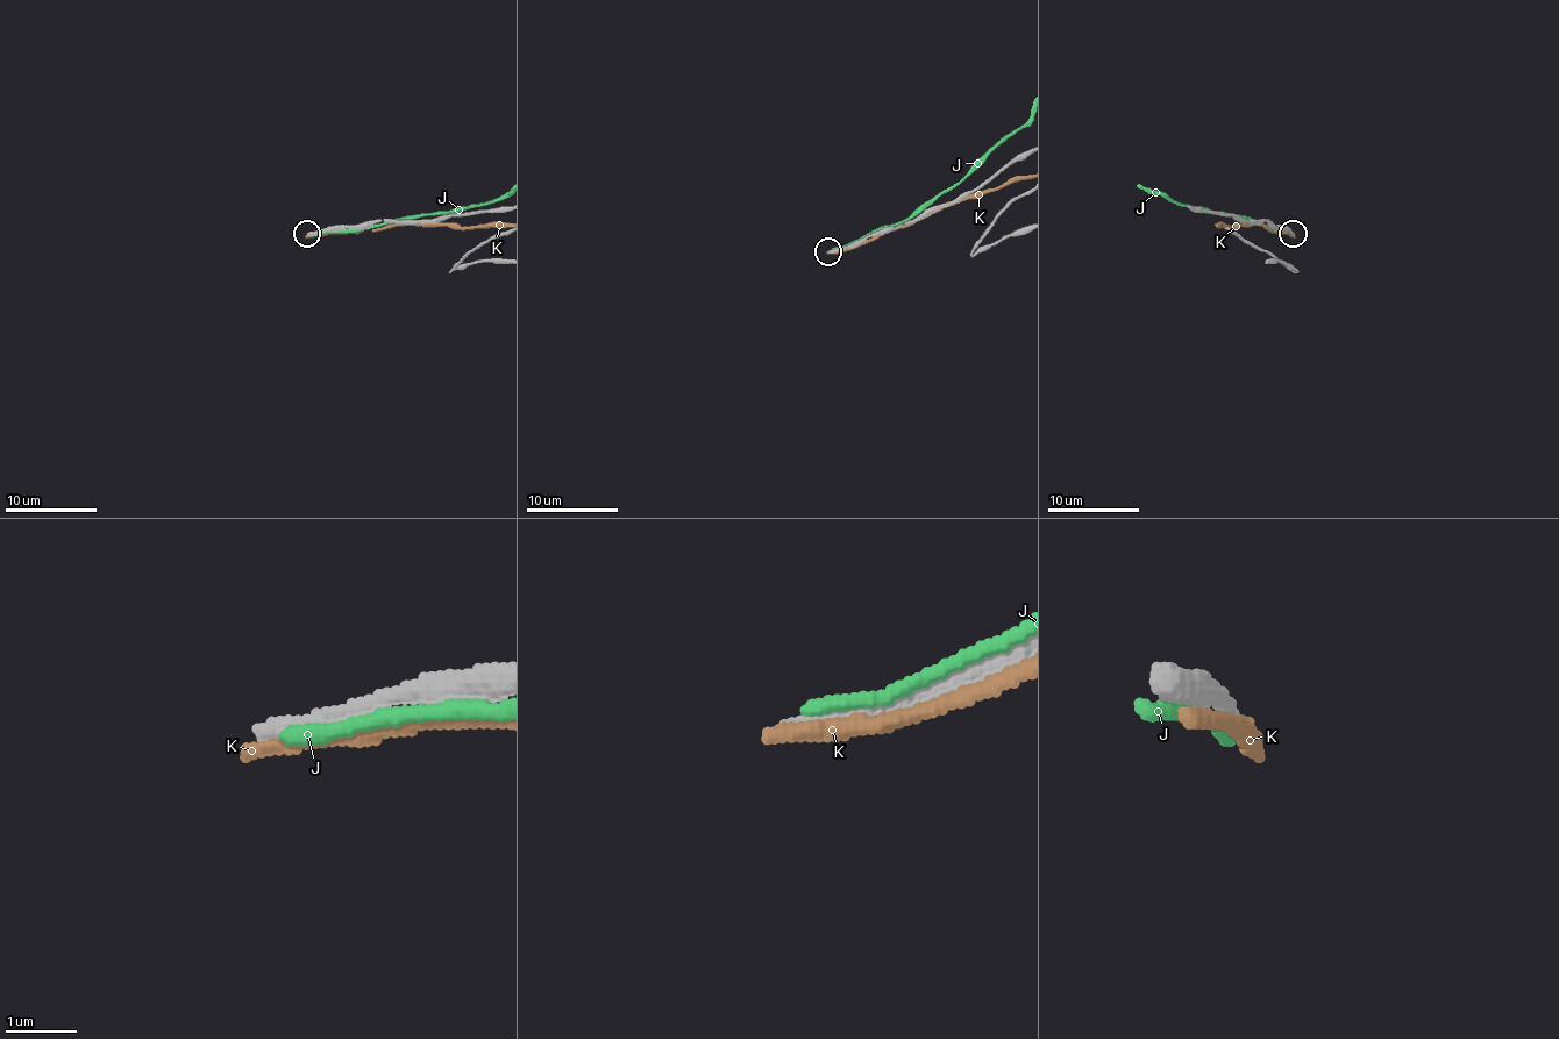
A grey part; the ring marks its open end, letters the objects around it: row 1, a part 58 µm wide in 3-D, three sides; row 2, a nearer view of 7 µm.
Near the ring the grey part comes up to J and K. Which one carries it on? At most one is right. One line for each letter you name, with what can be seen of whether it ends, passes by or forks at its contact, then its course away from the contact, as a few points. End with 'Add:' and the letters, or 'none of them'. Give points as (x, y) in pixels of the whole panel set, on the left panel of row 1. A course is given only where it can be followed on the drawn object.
Add: none of them

